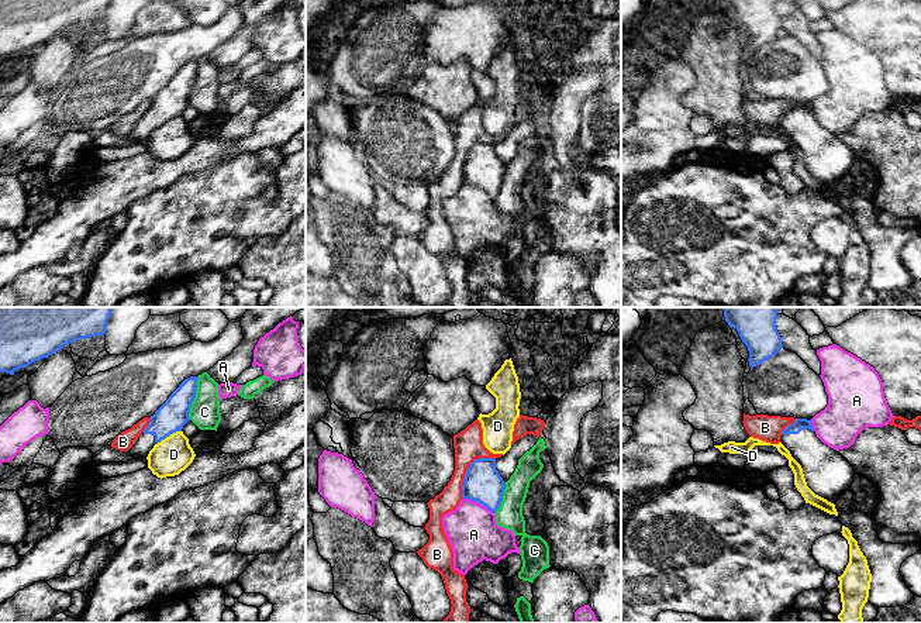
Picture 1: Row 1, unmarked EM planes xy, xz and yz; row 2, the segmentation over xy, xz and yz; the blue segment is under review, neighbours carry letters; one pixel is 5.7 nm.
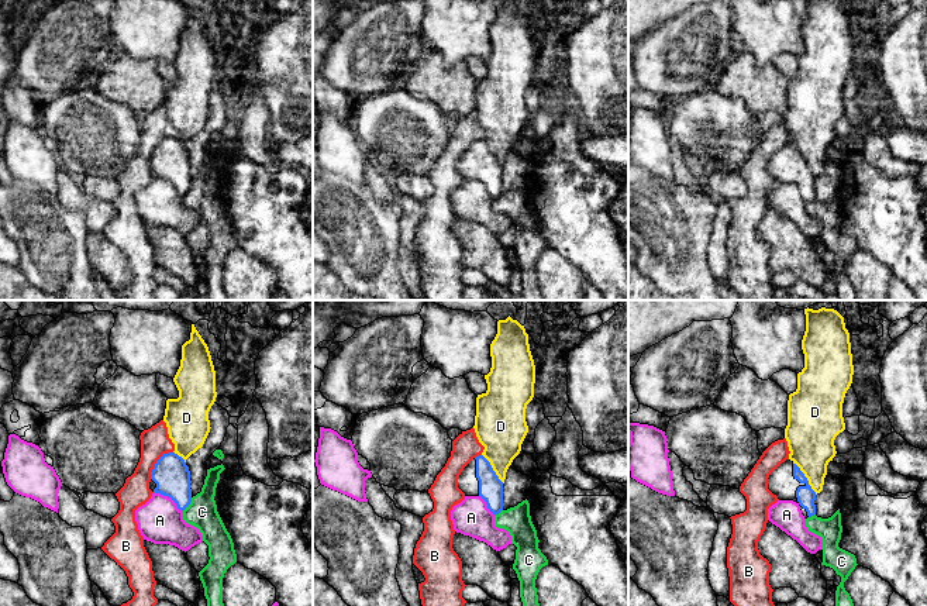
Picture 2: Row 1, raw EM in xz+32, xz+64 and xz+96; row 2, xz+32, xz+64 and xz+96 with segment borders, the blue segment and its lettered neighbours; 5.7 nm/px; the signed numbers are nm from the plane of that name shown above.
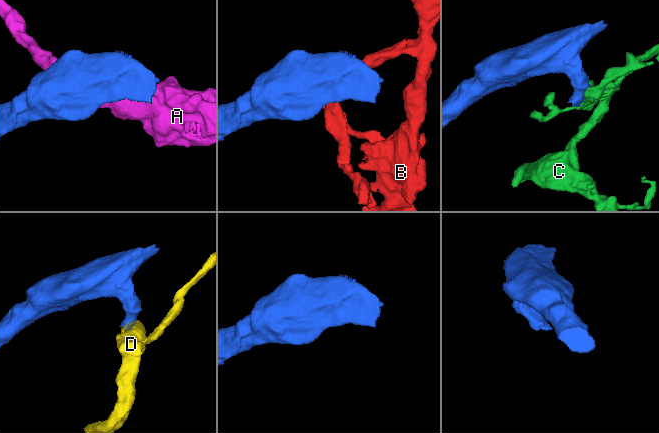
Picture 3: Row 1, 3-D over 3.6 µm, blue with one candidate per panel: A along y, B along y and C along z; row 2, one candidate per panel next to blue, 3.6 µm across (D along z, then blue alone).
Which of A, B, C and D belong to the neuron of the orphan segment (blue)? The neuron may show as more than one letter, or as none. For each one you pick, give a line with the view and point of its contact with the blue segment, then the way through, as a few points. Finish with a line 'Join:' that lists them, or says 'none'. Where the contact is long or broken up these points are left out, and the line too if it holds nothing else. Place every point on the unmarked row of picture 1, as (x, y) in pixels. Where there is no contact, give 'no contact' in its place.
Join: none

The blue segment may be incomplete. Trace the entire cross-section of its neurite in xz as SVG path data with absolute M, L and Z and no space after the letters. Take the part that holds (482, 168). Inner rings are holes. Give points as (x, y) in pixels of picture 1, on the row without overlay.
M494 142L475 144L462 168L462 182L480 187L496 197L501 189L506 166L496 154Z

